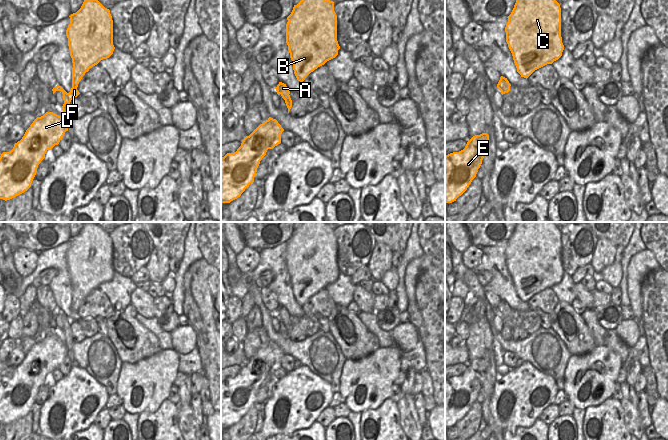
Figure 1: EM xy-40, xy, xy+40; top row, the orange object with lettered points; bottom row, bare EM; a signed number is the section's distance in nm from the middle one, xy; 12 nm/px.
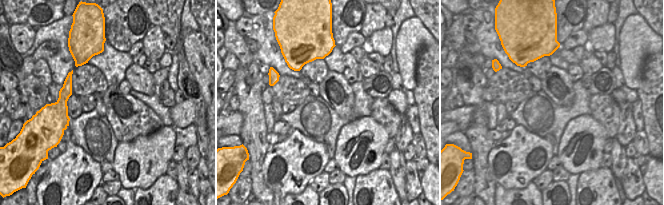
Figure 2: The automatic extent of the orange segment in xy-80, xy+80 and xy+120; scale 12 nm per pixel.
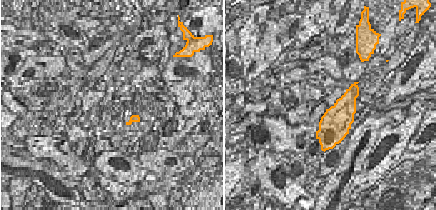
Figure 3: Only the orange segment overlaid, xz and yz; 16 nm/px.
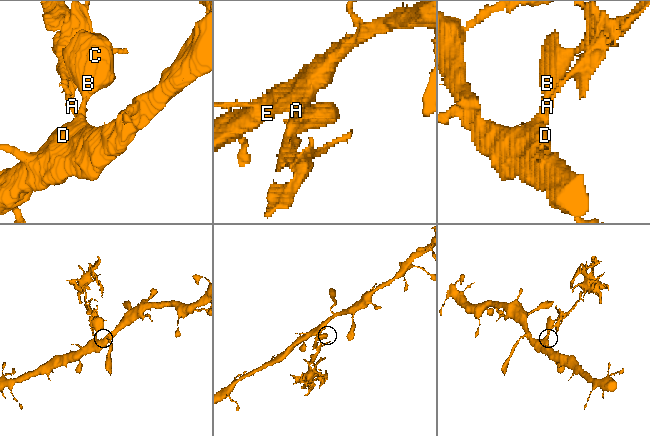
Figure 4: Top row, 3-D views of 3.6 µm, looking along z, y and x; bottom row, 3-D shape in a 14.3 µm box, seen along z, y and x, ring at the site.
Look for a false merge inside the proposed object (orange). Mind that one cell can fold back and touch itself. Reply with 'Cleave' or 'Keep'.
Cleave.

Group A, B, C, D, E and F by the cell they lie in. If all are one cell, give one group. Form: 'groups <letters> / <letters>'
groups A / B C D E F

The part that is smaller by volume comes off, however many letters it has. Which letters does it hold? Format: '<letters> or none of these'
A

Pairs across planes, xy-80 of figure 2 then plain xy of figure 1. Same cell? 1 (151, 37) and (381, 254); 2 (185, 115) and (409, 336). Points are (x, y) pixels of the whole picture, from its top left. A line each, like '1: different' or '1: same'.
1: same
2: same

